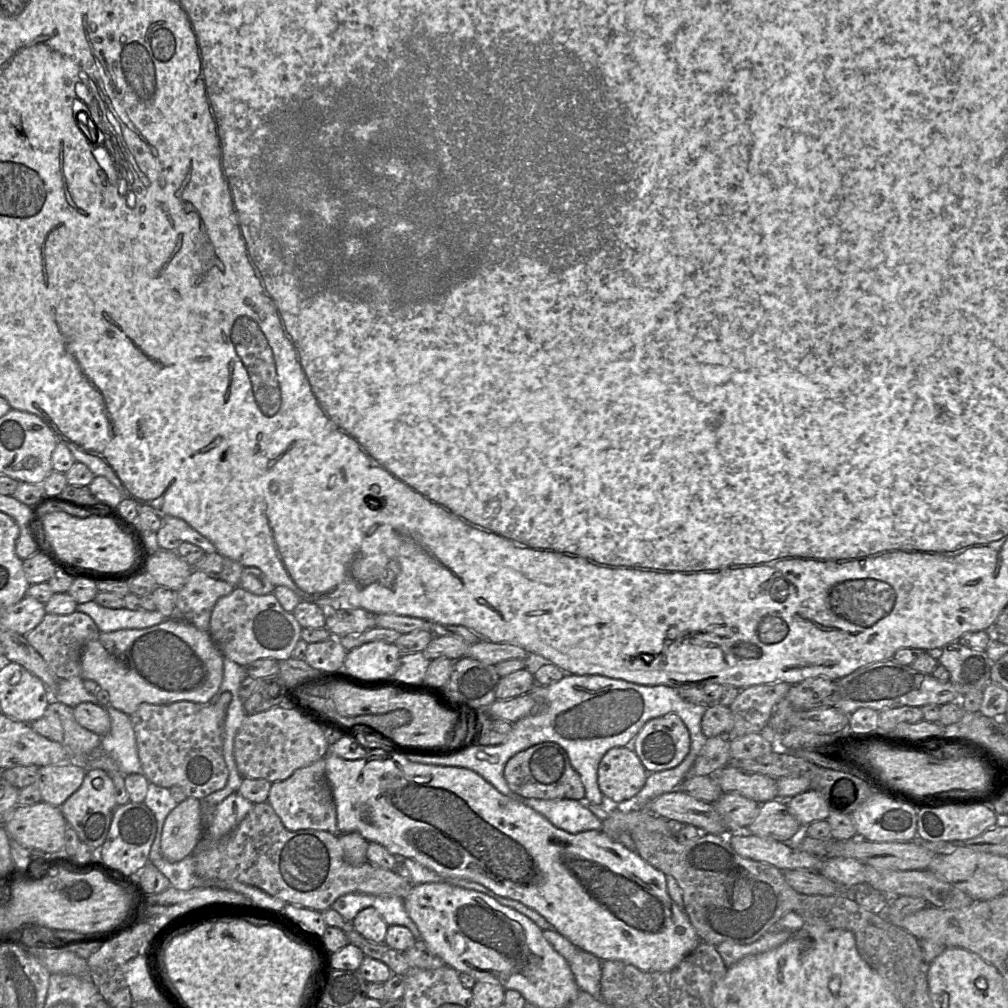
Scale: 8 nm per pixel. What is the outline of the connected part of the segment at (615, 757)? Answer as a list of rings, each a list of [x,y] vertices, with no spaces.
[[[631,746],[608,750],[600,760],[597,783],[615,804],[632,799],[645,784],[648,772]]]

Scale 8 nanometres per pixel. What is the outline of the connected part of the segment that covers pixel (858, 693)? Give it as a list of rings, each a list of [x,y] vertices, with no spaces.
[[[893,658],[860,667],[834,682],[833,707],[846,715],[859,708],[871,708],[879,712],[902,706],[923,707],[928,704],[941,706],[948,702],[959,701],[960,698],[950,681],[939,681],[931,674],[922,674],[910,665],[899,664]]]

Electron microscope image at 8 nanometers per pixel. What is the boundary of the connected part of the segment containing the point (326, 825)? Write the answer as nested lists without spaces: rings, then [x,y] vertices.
[[[324,758],[307,767],[297,769],[284,781],[271,784],[267,803],[274,809],[287,830],[312,829],[338,833],[336,805],[325,774]]]

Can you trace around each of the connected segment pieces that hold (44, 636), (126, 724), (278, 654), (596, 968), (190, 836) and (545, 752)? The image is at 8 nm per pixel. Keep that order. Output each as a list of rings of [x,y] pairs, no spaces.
[[[74,611],[68,615],[46,613],[42,621],[24,636],[56,677],[65,680],[81,675],[82,649],[89,641],[96,639],[99,633],[97,625],[89,615]]]
[[[103,707],[110,718],[110,731],[101,737],[101,748],[112,757],[123,775],[142,774],[136,737],[130,716],[113,707]]]
[[[240,586],[216,602],[209,628],[223,657],[241,666],[263,658],[276,661],[289,659],[301,639],[302,630],[293,613],[285,611],[273,593],[256,595]]]
[[[554,929],[543,930],[543,937],[568,962],[579,990],[600,998],[602,961],[572,944]]]
[[[187,797],[167,816],[161,835],[161,853],[175,863],[190,855],[202,837],[202,804]]]
[[[554,742],[539,743],[518,752],[507,761],[503,774],[510,789],[524,798],[535,798],[542,800],[580,800],[585,795],[585,789],[579,774],[571,766],[569,758],[564,749]]]

